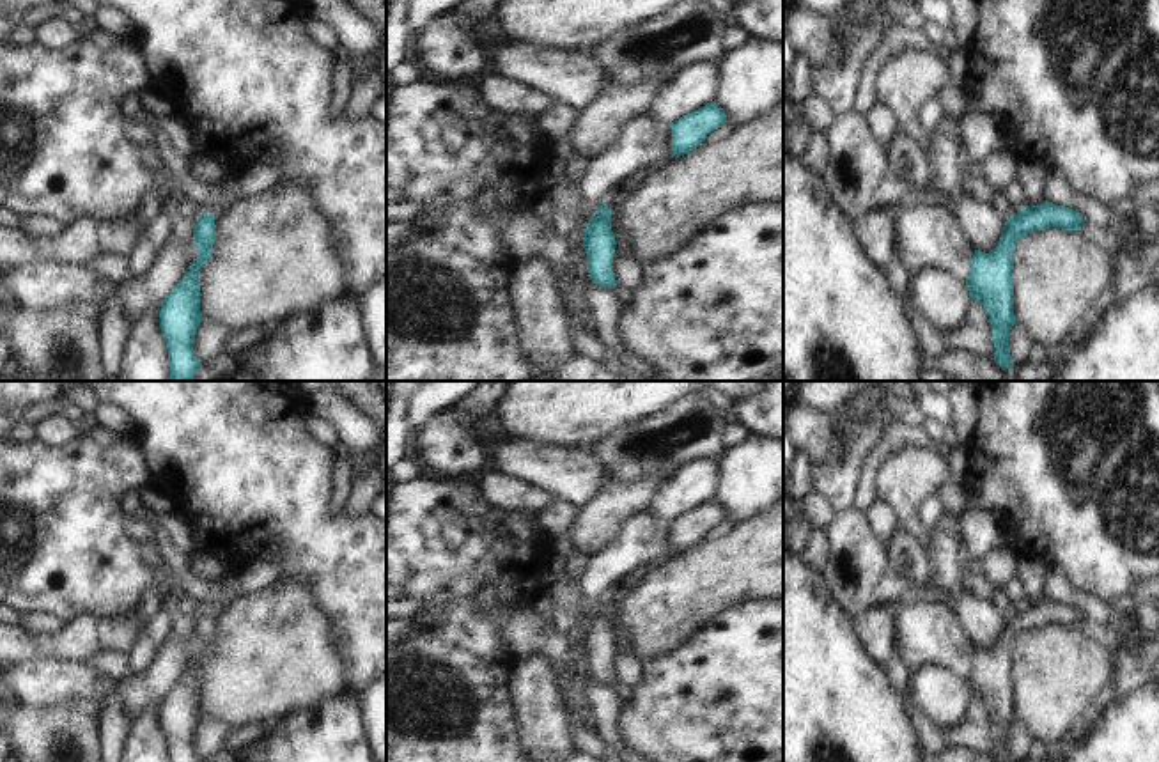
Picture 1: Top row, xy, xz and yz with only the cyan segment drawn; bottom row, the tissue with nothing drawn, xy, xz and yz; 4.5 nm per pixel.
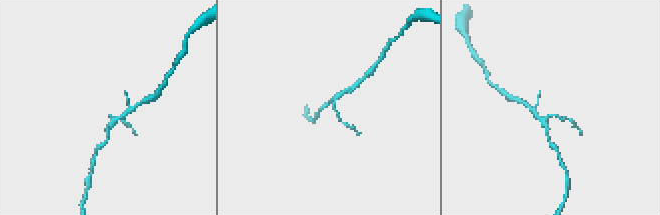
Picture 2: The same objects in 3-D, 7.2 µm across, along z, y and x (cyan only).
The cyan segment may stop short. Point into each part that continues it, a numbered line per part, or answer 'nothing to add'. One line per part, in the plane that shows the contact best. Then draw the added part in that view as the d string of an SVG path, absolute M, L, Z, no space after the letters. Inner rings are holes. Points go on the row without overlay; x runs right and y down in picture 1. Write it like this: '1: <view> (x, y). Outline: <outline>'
nothing to add

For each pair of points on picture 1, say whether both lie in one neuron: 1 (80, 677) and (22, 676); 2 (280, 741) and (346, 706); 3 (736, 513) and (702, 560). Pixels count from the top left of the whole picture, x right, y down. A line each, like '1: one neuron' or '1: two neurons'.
1: one neuron
2: one neuron
3: two neurons

